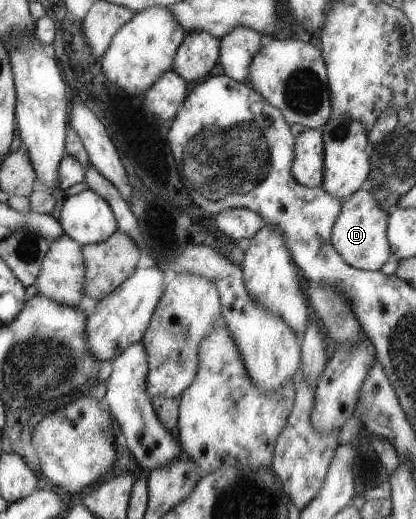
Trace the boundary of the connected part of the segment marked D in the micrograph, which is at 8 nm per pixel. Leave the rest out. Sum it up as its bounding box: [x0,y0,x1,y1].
[330,188,390,271]

